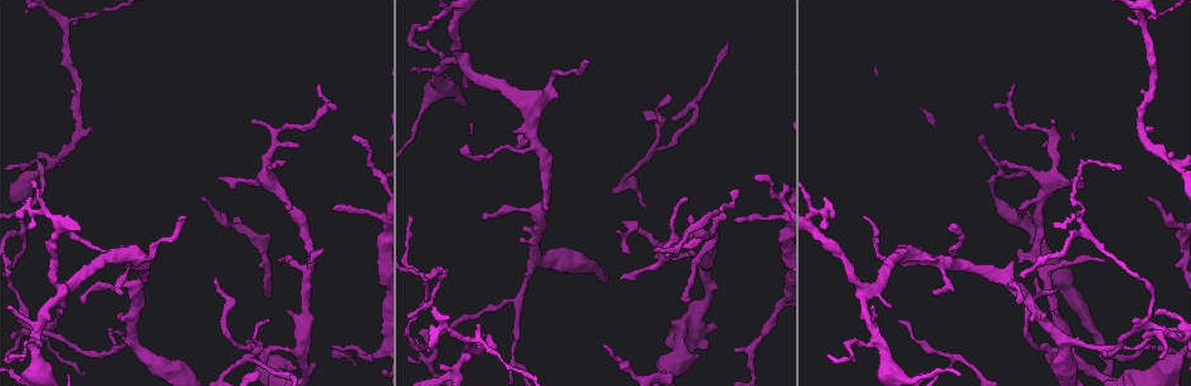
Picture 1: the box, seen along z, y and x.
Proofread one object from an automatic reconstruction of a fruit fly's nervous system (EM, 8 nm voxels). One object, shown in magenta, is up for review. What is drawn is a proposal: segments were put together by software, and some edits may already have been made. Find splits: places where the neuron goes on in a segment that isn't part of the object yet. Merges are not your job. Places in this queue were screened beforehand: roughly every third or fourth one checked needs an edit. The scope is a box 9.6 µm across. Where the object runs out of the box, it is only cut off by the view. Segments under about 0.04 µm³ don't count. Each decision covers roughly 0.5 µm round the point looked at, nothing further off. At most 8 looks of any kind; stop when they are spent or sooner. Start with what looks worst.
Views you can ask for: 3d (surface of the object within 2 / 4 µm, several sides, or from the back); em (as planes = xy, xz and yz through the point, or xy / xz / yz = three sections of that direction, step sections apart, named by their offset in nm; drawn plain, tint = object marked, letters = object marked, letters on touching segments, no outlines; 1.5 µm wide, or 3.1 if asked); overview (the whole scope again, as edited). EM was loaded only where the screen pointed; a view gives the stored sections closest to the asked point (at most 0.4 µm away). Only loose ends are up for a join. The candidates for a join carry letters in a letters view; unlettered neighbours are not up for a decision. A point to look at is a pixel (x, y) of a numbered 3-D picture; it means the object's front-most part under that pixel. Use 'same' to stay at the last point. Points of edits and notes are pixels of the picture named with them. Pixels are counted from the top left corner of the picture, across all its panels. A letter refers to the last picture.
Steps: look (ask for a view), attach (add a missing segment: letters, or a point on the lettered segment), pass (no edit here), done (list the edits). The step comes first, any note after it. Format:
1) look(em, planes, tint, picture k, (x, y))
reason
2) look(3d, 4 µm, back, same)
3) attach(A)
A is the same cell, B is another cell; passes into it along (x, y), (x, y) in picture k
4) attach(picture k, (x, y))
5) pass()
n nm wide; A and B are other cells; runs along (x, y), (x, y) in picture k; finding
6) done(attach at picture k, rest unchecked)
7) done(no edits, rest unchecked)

look(em, xy, step 4, tint, picture 1, (1052, 123))

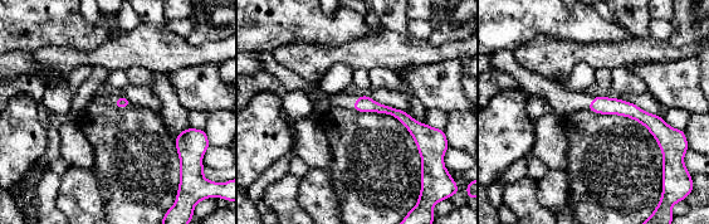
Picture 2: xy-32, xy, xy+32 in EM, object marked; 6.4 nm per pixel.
look(em, planes, letters, same)
cut it another way

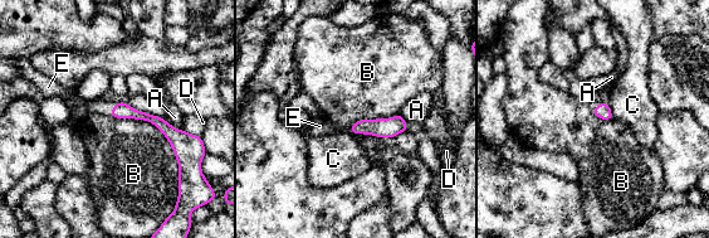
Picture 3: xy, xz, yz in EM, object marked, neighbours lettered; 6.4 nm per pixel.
attach(E)
E is the same cell, A, B, C and D are other cells; passes into it along (122, 110), (112, 108), (79, 111) in picture 3; the neuron continues

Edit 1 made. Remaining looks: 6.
look(overview)

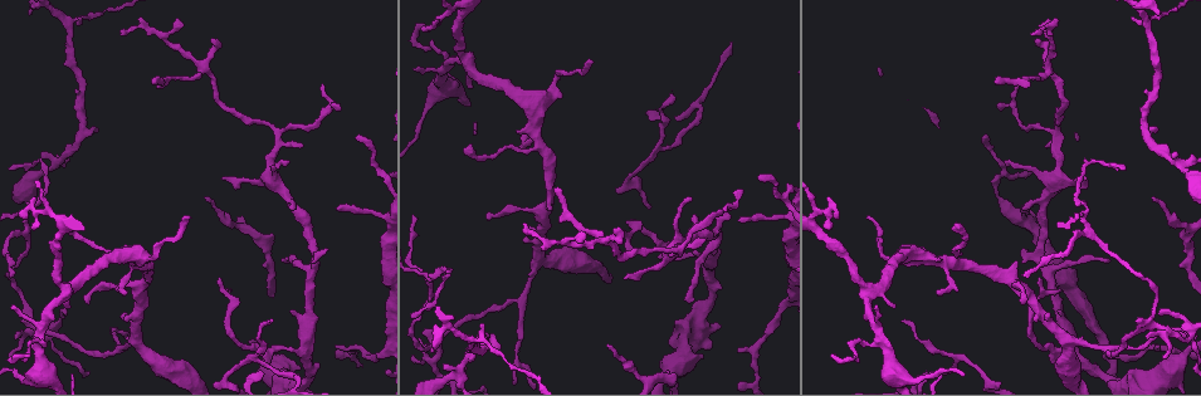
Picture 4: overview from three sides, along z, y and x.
look(3d, 4 µm, picture 4, (1040, 39))
thin end

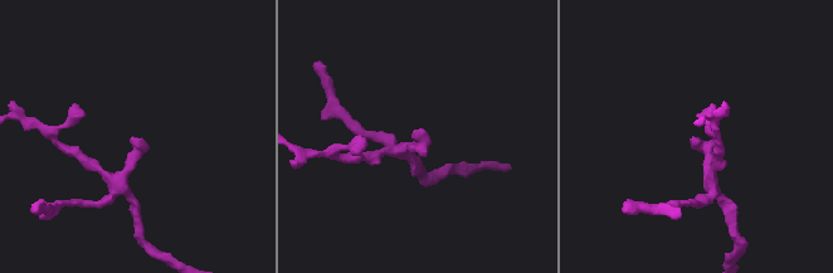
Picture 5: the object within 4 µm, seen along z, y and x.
look(em, planes, letters, picture 5, (693, 141))
need the tissue

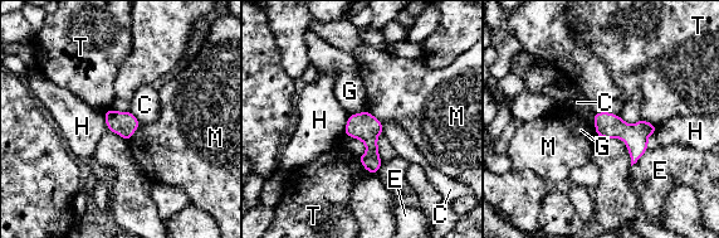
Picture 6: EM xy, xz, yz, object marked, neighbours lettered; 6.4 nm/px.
pass()
C, E, G, H, M and T are other cells; border along (366, 110), (350, 115) in picture 6; none of them fits

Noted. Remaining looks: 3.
look(3d, 2 µm, picture 4, (893, 306))
branch stops here

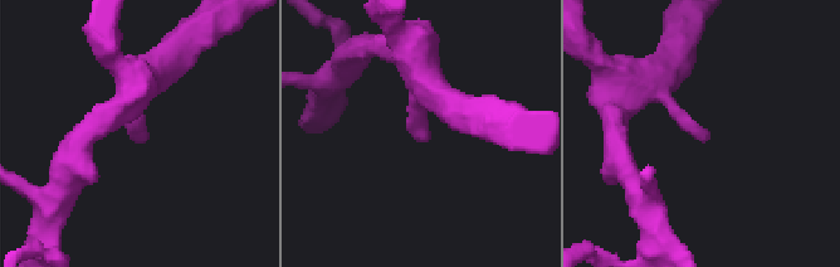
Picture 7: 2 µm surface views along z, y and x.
look(em, xy, step 8, letters, picture 7, (420, 139))
need the tissue

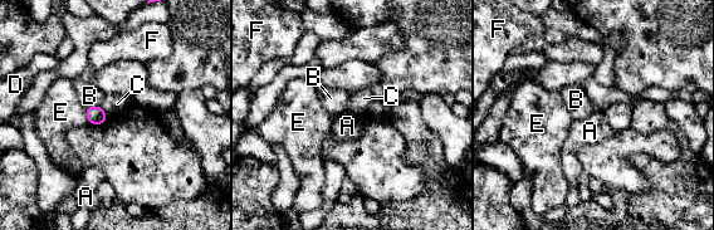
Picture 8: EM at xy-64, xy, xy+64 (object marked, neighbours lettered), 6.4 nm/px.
look(em, planes, letters, same)
another direction

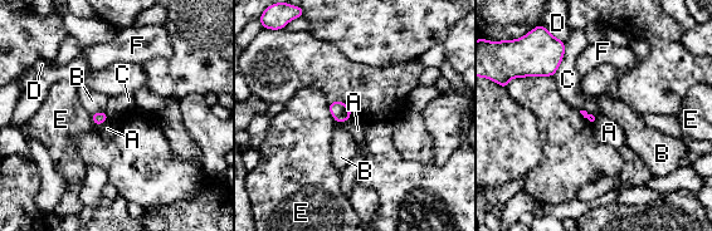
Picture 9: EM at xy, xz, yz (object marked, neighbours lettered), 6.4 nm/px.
pass()
A, B, C, D, E and F are other cells; border along (108, 118), (94, 127) in picture 9; none of them fits

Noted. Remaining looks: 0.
done(attach at picture 3, rest unchecked)

